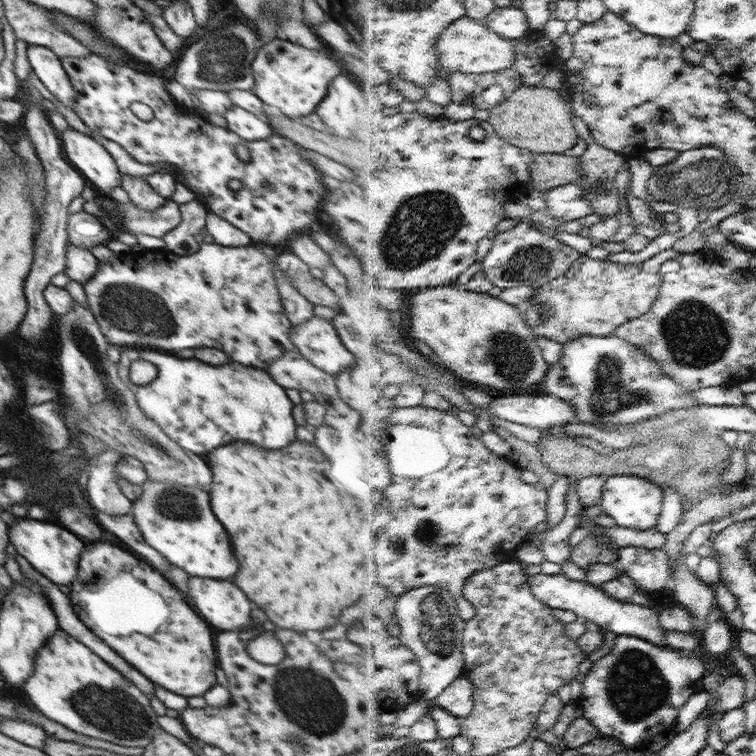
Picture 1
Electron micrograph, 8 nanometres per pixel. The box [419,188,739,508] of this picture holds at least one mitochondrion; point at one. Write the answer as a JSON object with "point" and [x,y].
{"point":[695,336]}

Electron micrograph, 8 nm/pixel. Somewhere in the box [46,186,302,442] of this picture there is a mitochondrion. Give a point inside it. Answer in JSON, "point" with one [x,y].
{"point":[133,308]}

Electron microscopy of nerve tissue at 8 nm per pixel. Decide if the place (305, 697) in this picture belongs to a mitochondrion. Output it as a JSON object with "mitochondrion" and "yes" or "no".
{"mitochondrion":"yes"}

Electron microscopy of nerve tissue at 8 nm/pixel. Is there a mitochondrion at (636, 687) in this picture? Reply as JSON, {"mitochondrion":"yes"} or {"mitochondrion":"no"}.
{"mitochondrion":"yes"}

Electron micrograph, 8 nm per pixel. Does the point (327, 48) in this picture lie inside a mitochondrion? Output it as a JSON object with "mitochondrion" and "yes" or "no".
{"mitochondrion":"no"}

